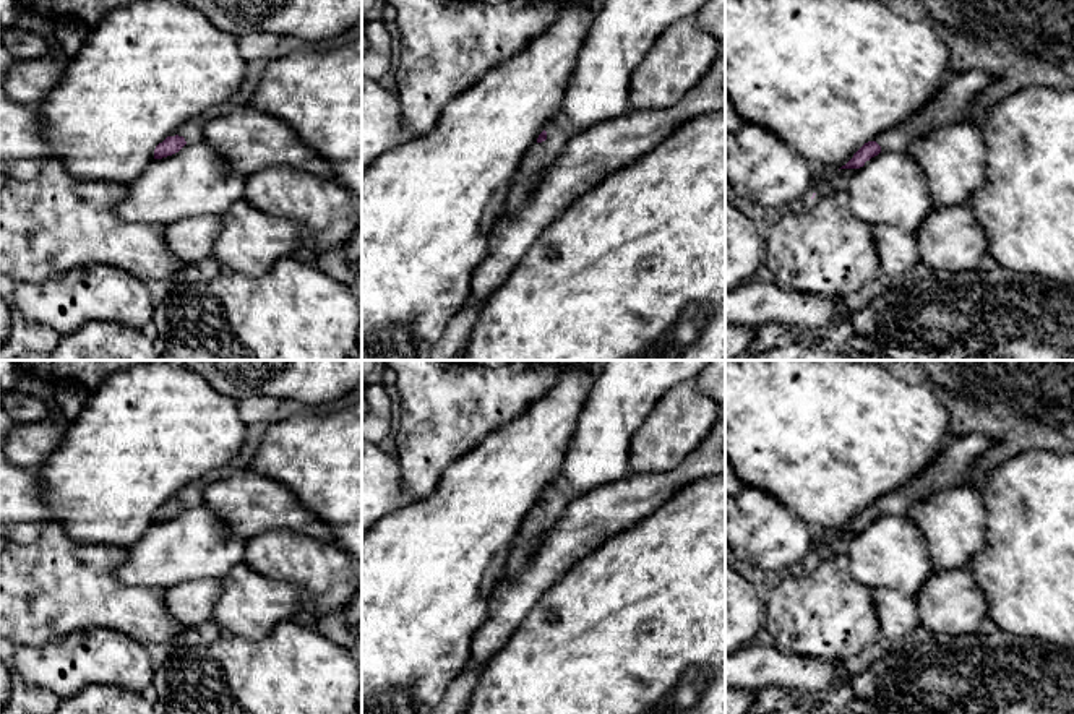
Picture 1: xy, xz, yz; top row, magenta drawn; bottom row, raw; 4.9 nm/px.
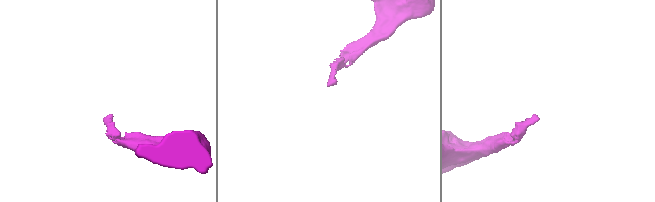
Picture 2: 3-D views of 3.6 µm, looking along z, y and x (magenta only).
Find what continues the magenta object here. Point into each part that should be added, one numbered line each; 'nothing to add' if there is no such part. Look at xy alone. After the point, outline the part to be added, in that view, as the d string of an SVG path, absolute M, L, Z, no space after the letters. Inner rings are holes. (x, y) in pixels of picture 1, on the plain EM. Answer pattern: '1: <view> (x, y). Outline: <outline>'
1: xy (192, 495). Outline: M200 482L190 484L177 492L170 500L183 500L187 508L193 508L203 503L204 493L203 485Z

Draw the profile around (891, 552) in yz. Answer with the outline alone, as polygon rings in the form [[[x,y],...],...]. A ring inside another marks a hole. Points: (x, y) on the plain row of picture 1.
[[[881,514],[855,532],[845,553],[852,578],[870,589],[889,587],[915,597],[921,584],[936,573],[925,536],[905,514]]]

